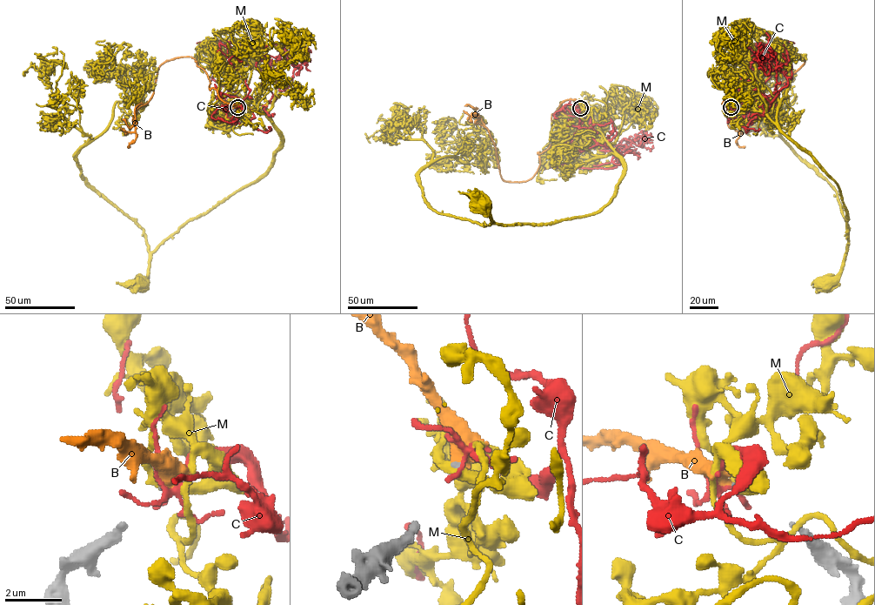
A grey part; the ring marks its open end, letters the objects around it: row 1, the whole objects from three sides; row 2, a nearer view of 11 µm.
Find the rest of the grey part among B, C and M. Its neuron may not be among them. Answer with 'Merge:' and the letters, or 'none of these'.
Merge: B

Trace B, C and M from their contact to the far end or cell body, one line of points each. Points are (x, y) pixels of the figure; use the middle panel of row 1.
B: (579, 108), (564, 100), (551, 116), (552, 142), (525, 181), (502, 178), (488, 131), (477, 113), (471, 122)
C: (580, 108), (586, 115), (576, 136), (615, 148), (619, 164), (601, 146), (570, 151), (572, 134), (558, 123)
M: (579, 107), (579, 125), (597, 130), (624, 166), (616, 194), (590, 214), (547, 224), (497, 225), (484, 205)

